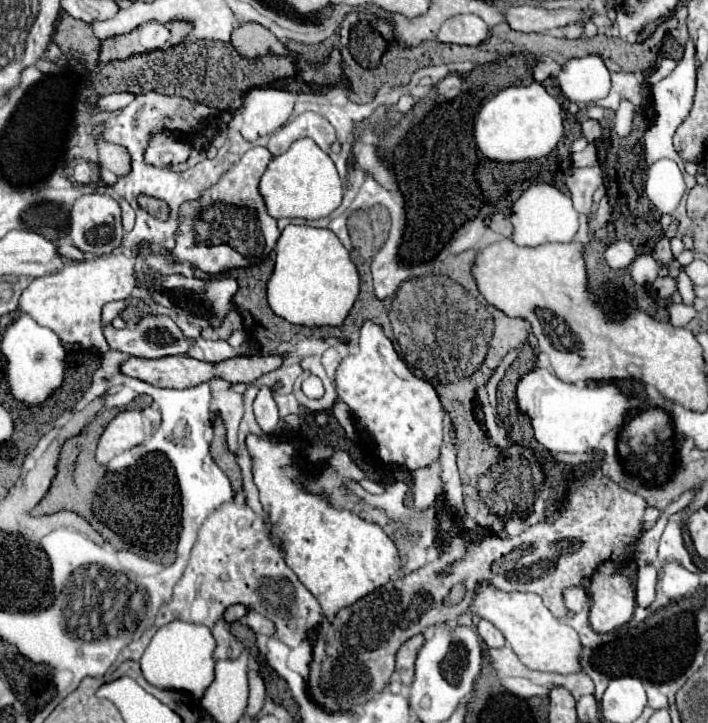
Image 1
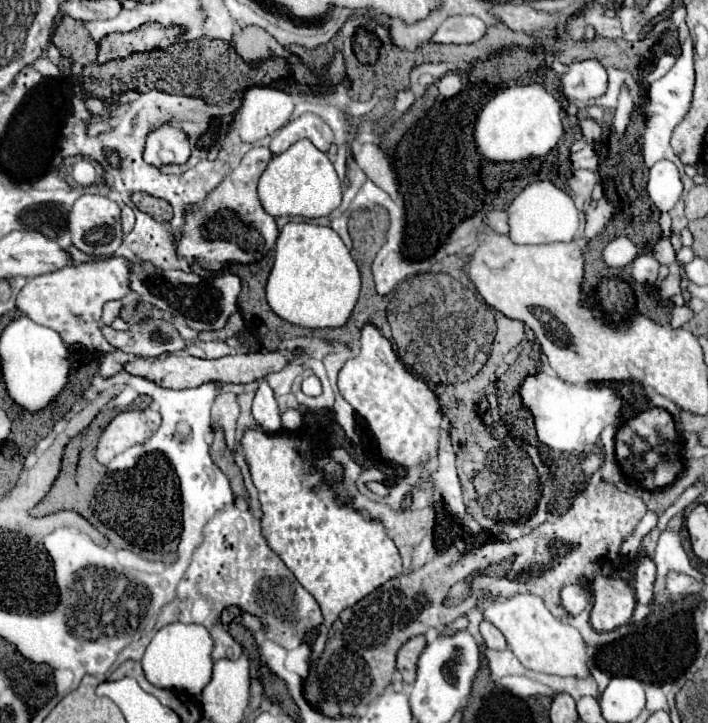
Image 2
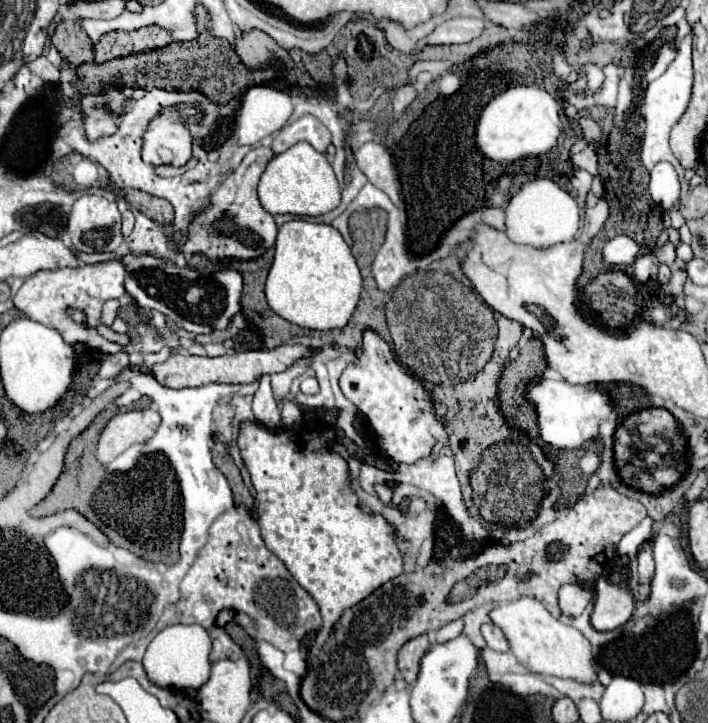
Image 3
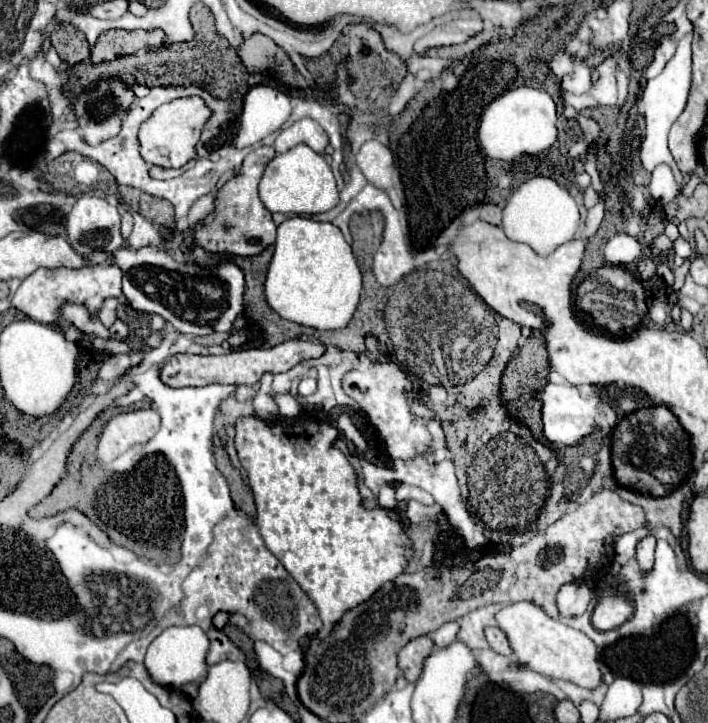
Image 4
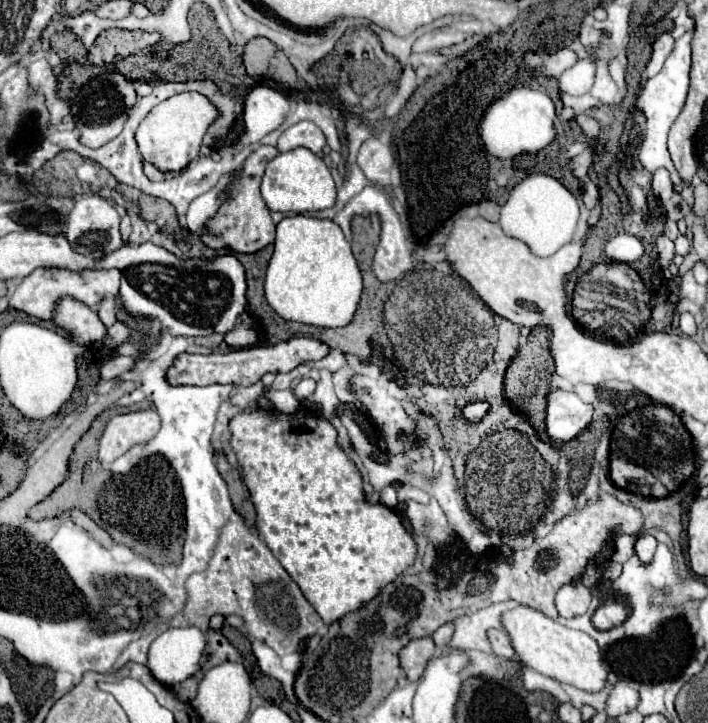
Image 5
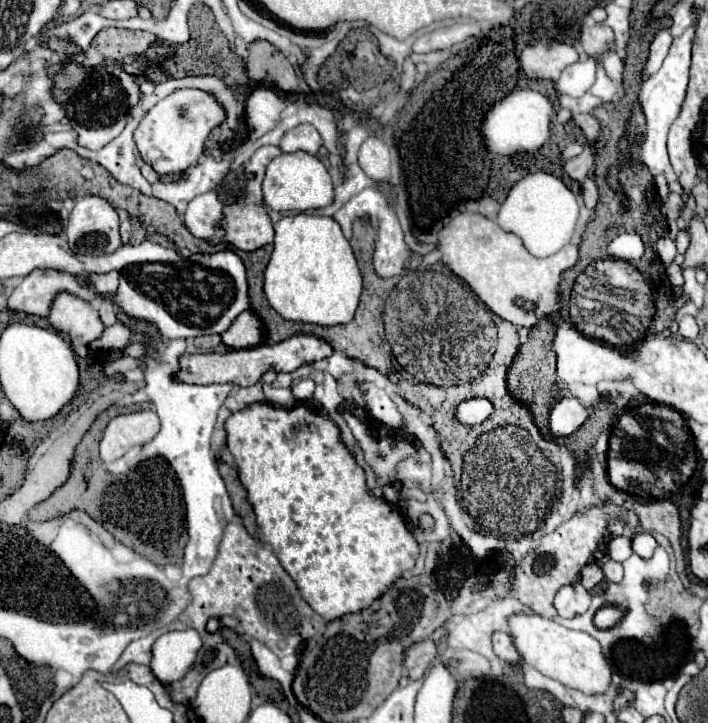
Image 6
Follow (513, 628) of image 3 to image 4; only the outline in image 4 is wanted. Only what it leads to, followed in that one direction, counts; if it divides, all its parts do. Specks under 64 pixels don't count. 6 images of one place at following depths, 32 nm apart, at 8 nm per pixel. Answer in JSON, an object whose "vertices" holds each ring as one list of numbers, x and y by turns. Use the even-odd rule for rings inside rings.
{"vertices":[[522,600,504,606,496,614,496,622,508,636,512,652,522,666,528,666,544,676,570,680,582,688,596,688,602,684,600,660,594,642,580,630,574,630,562,624,560,620,550,618,538,604,530,600]]}

